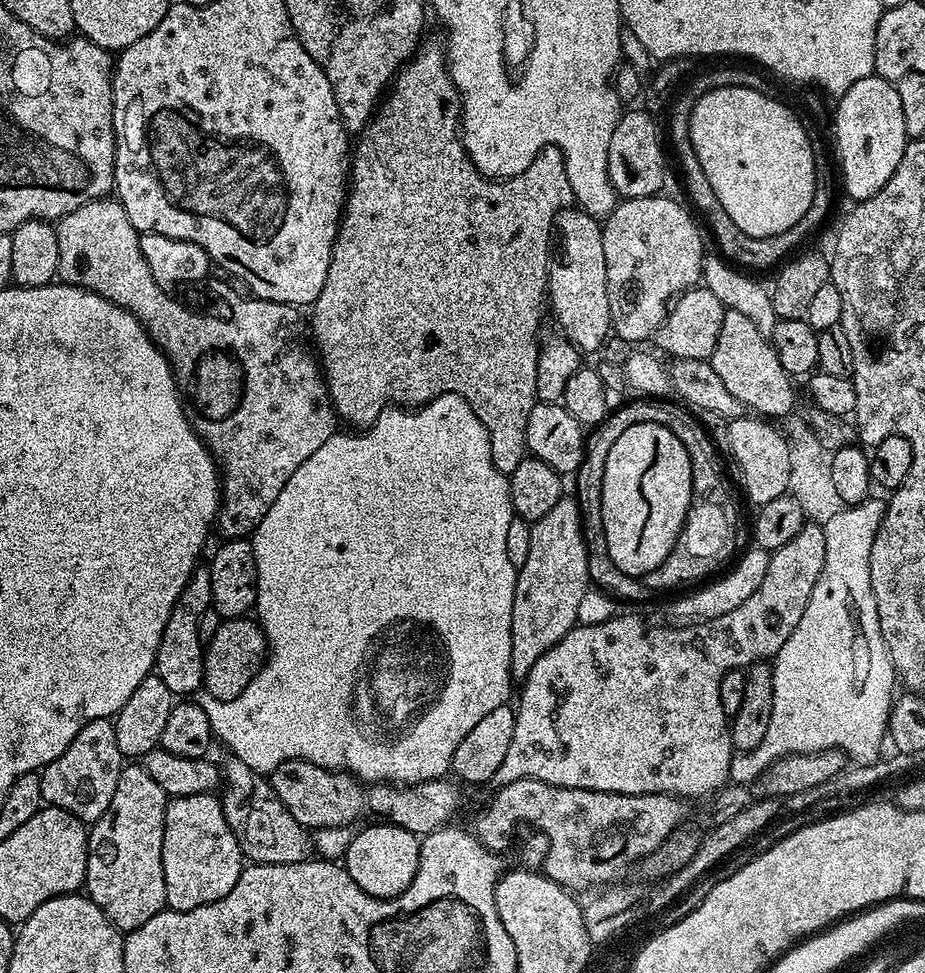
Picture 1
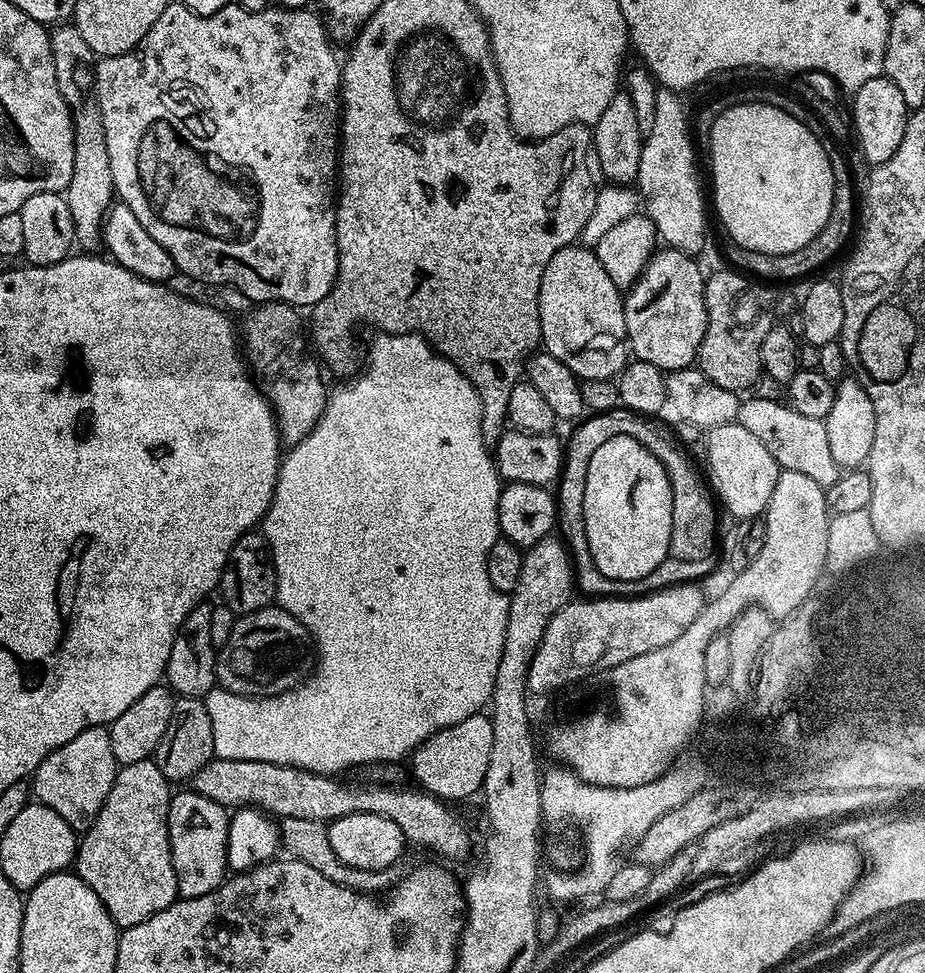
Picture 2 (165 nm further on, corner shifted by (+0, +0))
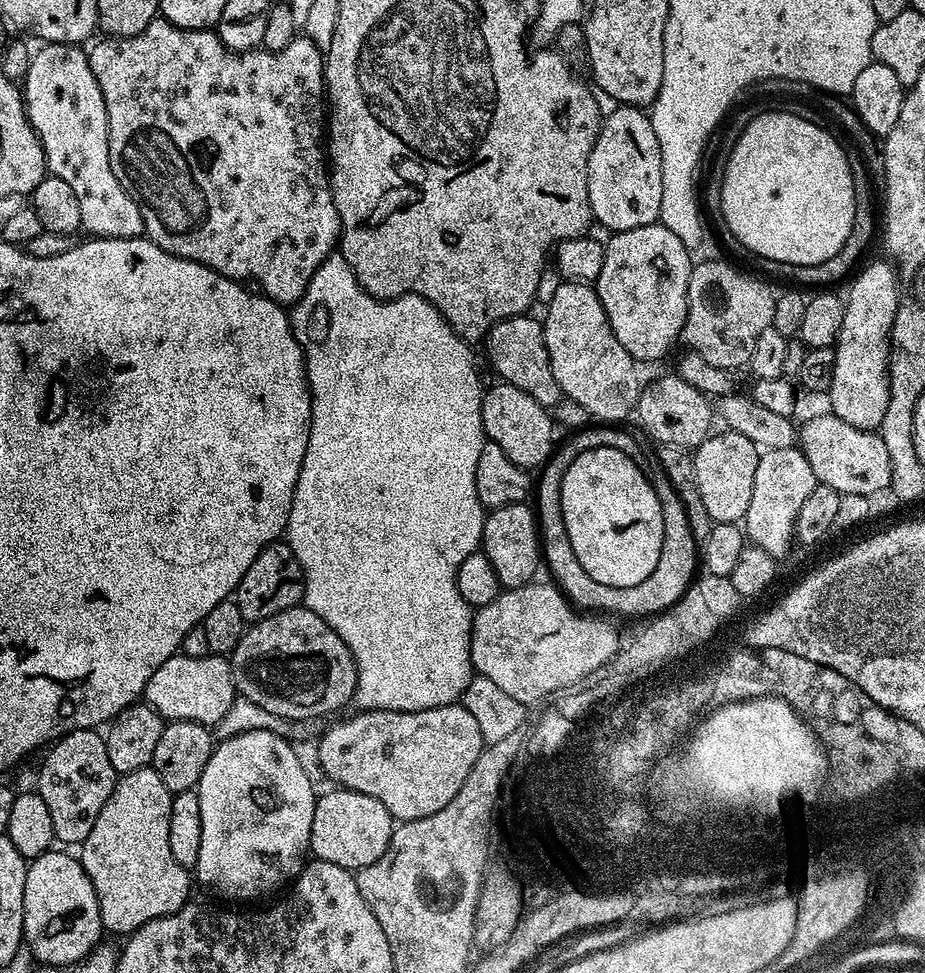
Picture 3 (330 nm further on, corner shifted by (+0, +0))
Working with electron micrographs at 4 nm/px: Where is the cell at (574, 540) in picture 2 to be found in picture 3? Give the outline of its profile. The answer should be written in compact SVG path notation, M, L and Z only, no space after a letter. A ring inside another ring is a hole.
M585 426L575 433L573 440L568 440L564 445L557 447L548 458L548 463L539 469L538 483L534 488L534 511L538 517L538 531L542 545L542 560L552 571L551 579L557 588L568 597L569 601L577 609L587 610L589 613L604 613L616 616L646 616L645 618L655 617L659 613L664 613L668 608L674 607L682 597L679 591L660 591L660 590L632 590L627 592L625 588L615 588L614 586L602 586L594 582L582 570L582 562L574 554L574 546L570 546L570 534L564 532L564 519L560 516L560 487L562 478L568 469L568 463L576 457L576 453L585 452L587 448L616 448L620 452L631 456L634 463L637 462L658 462L655 455L648 448L644 449L644 444L636 440L632 432L627 432L624 426L596 426L592 428ZM540 484L540 485L539 485ZM601 608L601 610L599 609ZM604 611L604 612L603 612ZM608 612L613 612L608 613ZM616 615L616 616L615 616Z

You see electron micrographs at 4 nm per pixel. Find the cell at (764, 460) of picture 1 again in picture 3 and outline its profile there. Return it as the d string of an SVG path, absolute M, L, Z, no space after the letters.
M720 430L709 435L694 450L694 474L698 494L706 505L706 514L718 524L740 524L746 510L750 510L750 494L754 494L754 474L758 470L761 449L746 434Z

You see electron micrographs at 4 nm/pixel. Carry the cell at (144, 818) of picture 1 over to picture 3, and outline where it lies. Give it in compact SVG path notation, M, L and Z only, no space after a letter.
M150 766L123 773L117 779L110 798L106 798L106 806L102 806L102 814L98 814L94 830L90 830L79 849L78 859L96 891L100 922L105 933L131 934L146 922L174 914L189 903L189 869L182 867L170 850L172 798L173 793L169 792L162 778L158 778L158 774Z

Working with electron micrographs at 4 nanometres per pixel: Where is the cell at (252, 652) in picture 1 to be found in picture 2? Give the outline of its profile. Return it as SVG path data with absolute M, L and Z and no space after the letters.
M269 606L257 612L243 613L237 619L230 638L216 653L216 679L219 687L239 696L275 696L277 692L287 692L297 684L304 683L314 668L314 641L308 635L306 626L298 622L285 608Z

